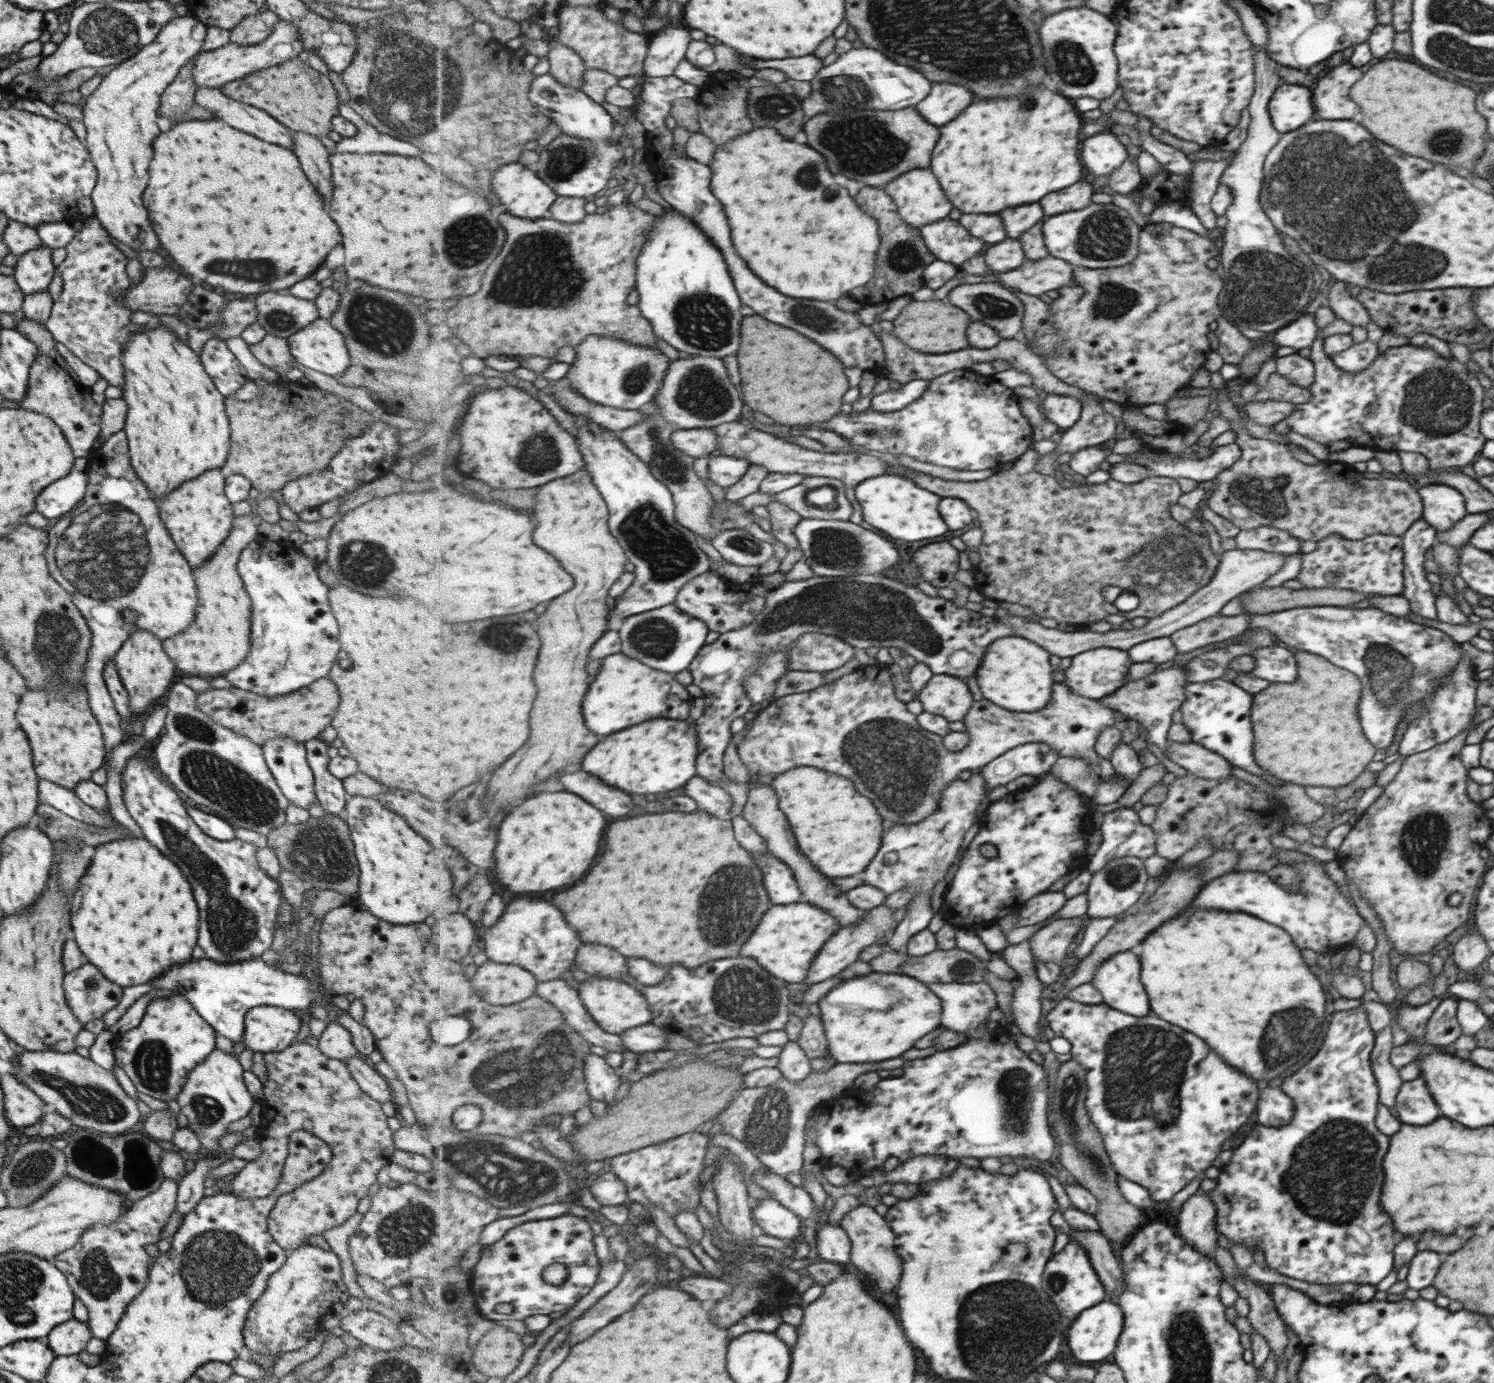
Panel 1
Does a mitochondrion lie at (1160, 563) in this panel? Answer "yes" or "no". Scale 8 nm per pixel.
yes

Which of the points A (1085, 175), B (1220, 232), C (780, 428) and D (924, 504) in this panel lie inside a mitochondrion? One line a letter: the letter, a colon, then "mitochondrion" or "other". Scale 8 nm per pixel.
A: other
B: other
C: other
D: other

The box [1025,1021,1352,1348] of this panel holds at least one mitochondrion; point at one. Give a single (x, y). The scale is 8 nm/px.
(1070, 1089)

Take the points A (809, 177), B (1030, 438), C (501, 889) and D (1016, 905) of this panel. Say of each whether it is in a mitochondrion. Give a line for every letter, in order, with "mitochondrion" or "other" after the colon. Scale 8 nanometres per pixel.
A: mitochondrion
B: other
C: other
D: other

